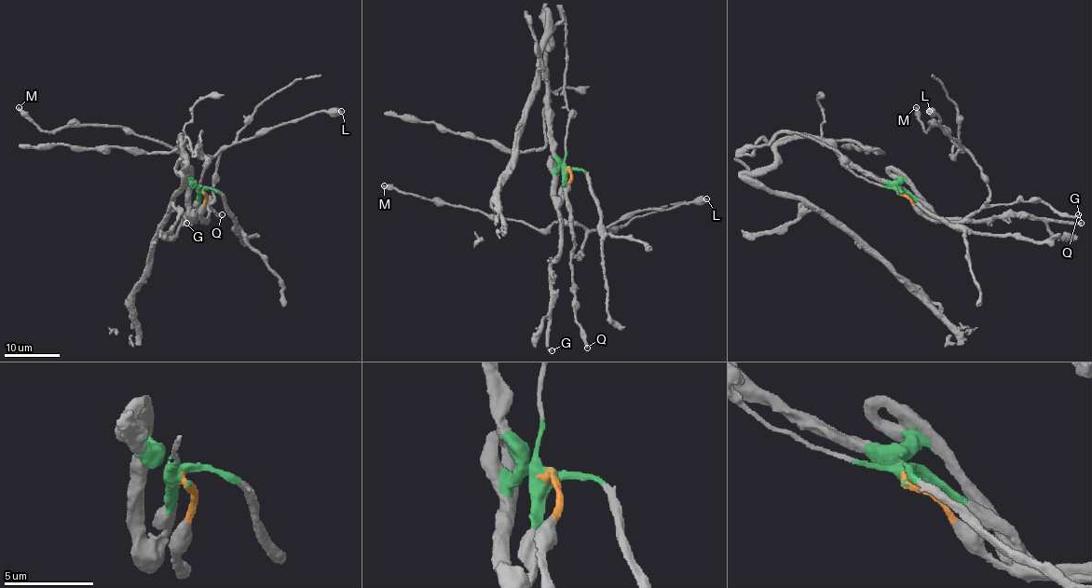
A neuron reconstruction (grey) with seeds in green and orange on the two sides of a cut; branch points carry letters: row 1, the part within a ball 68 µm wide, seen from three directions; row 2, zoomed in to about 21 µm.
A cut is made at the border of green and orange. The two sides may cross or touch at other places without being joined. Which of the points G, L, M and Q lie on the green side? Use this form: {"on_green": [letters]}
{"on_green": ["G"]}

